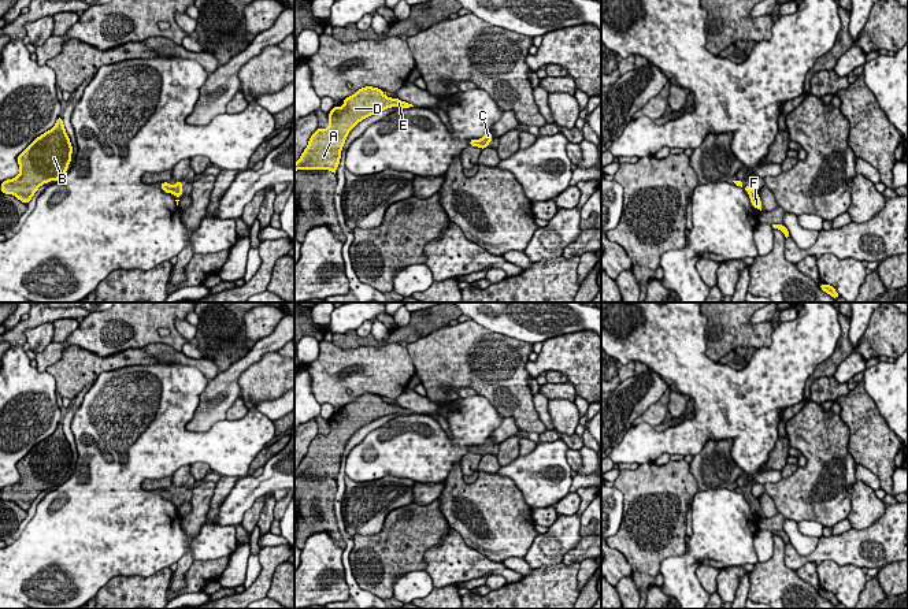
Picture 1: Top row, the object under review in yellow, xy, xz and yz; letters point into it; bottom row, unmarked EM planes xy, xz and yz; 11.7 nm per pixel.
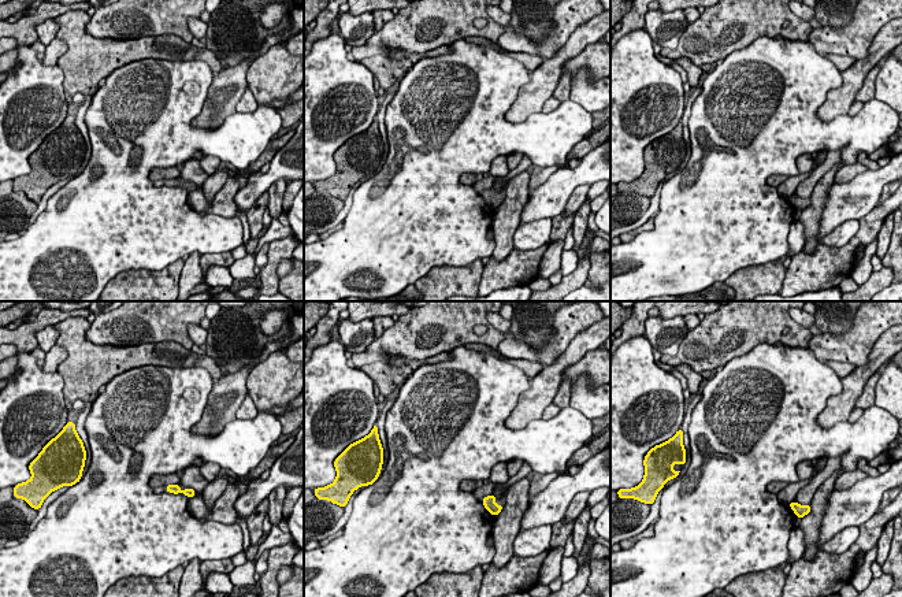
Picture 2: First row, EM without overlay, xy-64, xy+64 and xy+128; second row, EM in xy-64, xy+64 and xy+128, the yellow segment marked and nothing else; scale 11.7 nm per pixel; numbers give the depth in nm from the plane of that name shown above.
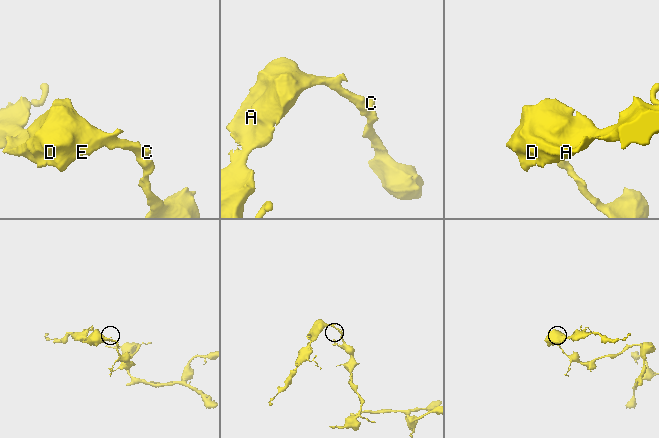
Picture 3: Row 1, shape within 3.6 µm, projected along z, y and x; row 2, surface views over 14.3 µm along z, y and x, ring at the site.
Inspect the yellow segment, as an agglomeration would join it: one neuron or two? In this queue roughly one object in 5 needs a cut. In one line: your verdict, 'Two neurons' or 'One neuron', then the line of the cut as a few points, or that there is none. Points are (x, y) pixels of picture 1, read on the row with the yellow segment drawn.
One neuron. No split

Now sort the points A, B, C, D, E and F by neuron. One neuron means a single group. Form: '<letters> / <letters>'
A B C D E F

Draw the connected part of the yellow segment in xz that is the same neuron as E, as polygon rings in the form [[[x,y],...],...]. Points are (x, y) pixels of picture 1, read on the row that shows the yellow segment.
[[[366,86],[353,96],[344,99],[342,107],[333,107],[329,112],[327,129],[316,129],[307,148],[294,163],[297,170],[330,170],[336,174],[341,151],[349,131],[363,119],[392,107],[411,108],[409,103],[388,97],[382,89]]]

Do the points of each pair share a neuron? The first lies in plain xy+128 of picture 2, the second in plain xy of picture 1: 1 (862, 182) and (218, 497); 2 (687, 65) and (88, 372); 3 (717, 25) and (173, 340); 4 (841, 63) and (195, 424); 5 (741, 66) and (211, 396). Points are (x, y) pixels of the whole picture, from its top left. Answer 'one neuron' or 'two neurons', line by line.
1: two neurons
2: one neuron
3: one neuron
4: two neurons
5: two neurons

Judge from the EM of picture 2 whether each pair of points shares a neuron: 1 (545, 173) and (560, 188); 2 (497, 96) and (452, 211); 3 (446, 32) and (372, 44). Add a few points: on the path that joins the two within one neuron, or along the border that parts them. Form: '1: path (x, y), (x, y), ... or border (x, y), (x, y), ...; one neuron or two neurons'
1: border (559, 169), (544, 182), (530, 189); two neurons
2: path (470, 125), (449, 145), (449, 182); one neuron
3: path (429, 32), (403, 32), (390, 37); one neuron

